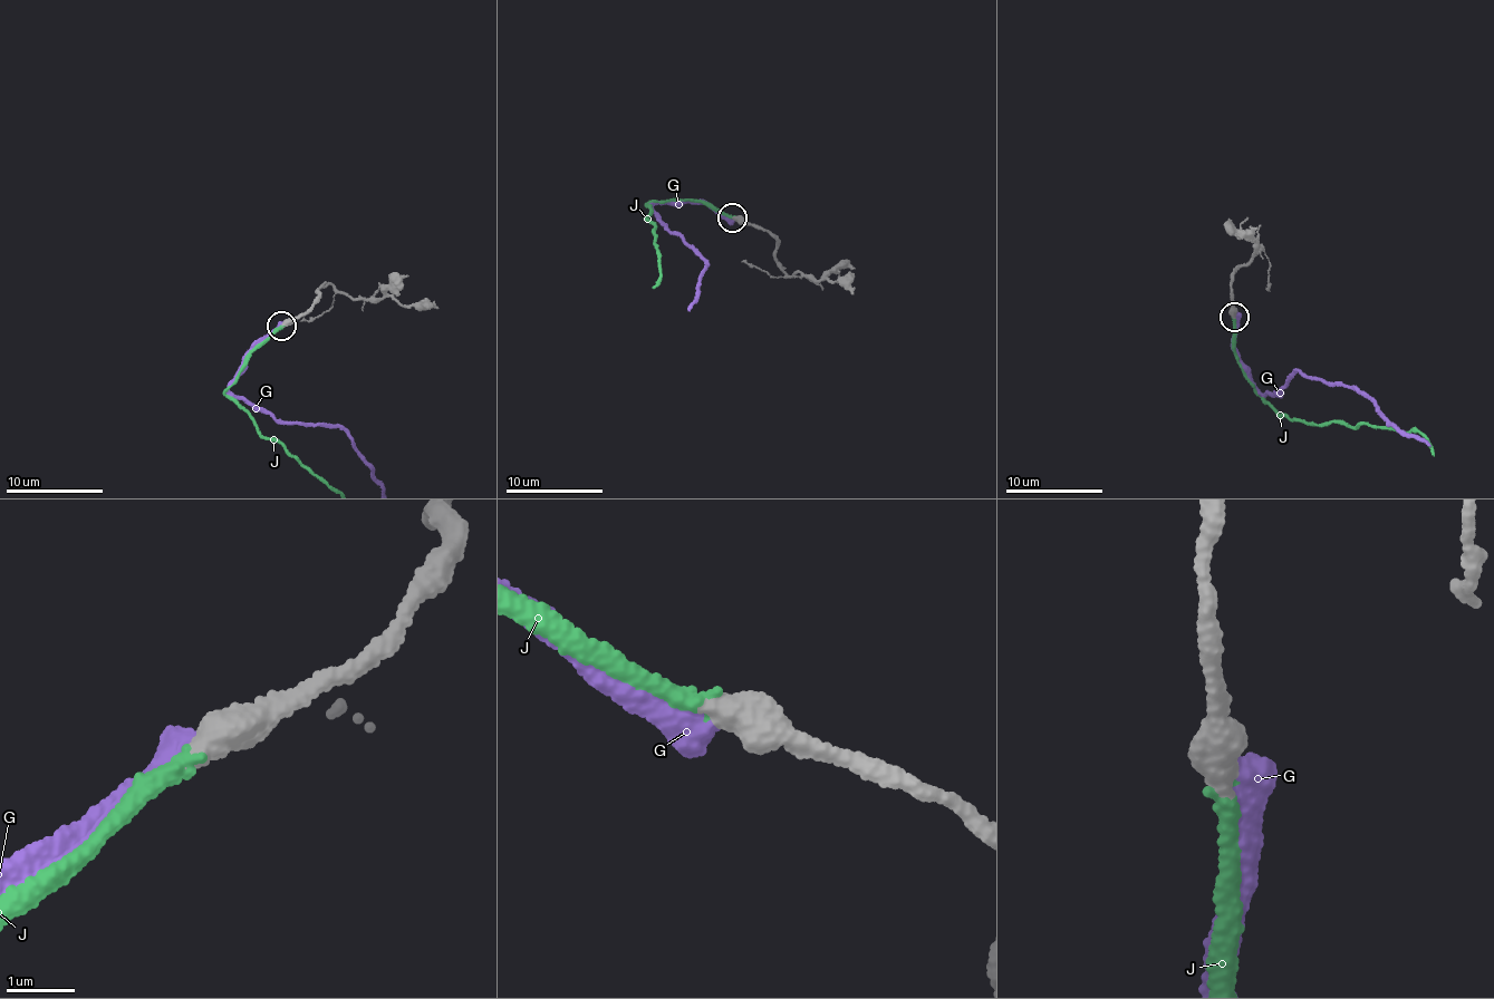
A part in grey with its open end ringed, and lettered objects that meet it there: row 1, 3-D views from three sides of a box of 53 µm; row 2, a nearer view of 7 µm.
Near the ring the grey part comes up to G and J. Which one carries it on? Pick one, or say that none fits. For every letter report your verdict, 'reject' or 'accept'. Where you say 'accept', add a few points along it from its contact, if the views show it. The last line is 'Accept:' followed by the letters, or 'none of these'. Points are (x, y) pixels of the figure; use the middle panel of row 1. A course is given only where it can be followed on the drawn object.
G: reject
J: accept
Accept: J

